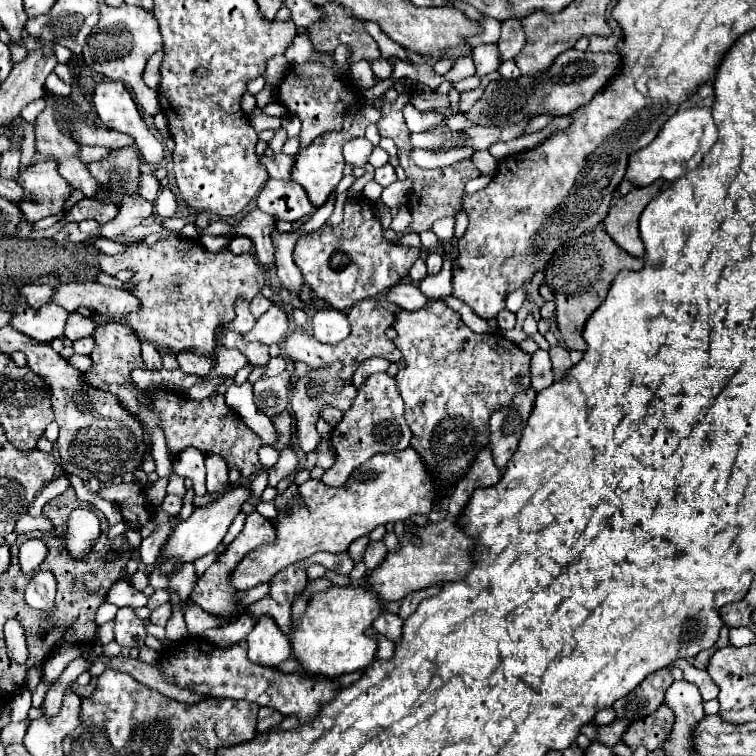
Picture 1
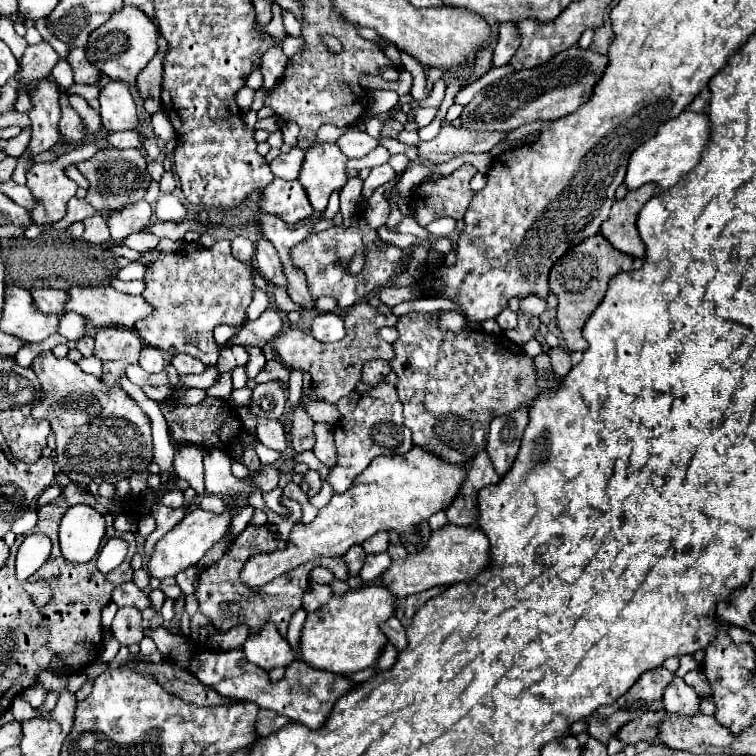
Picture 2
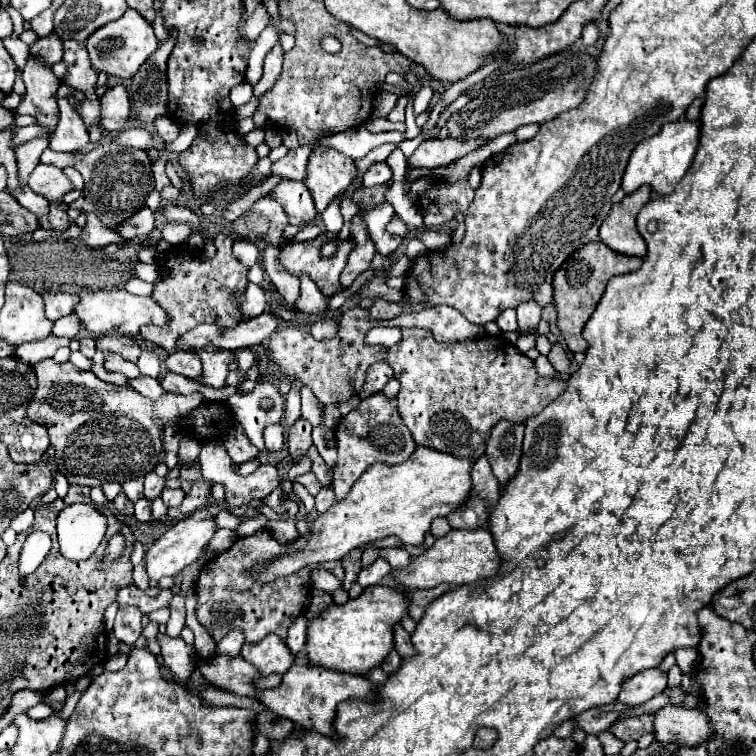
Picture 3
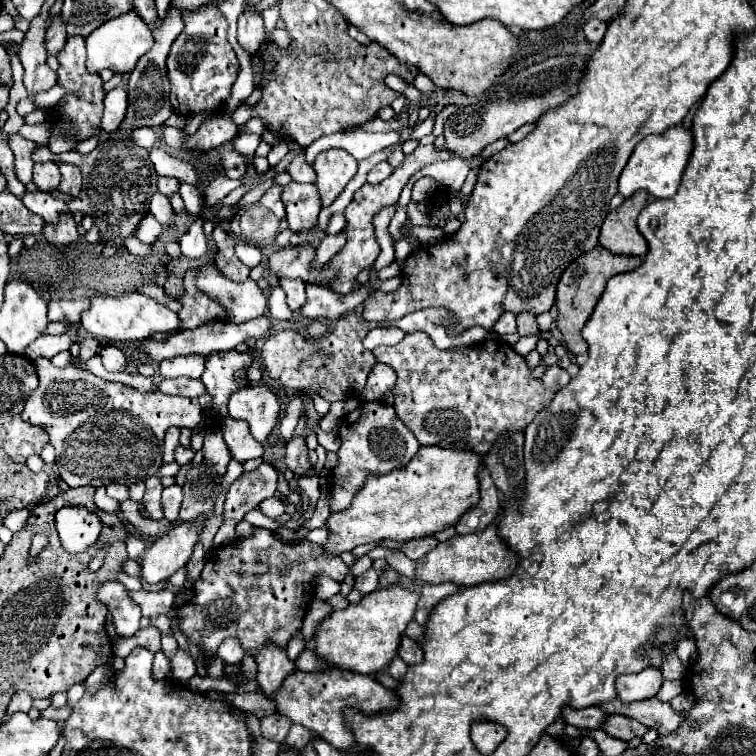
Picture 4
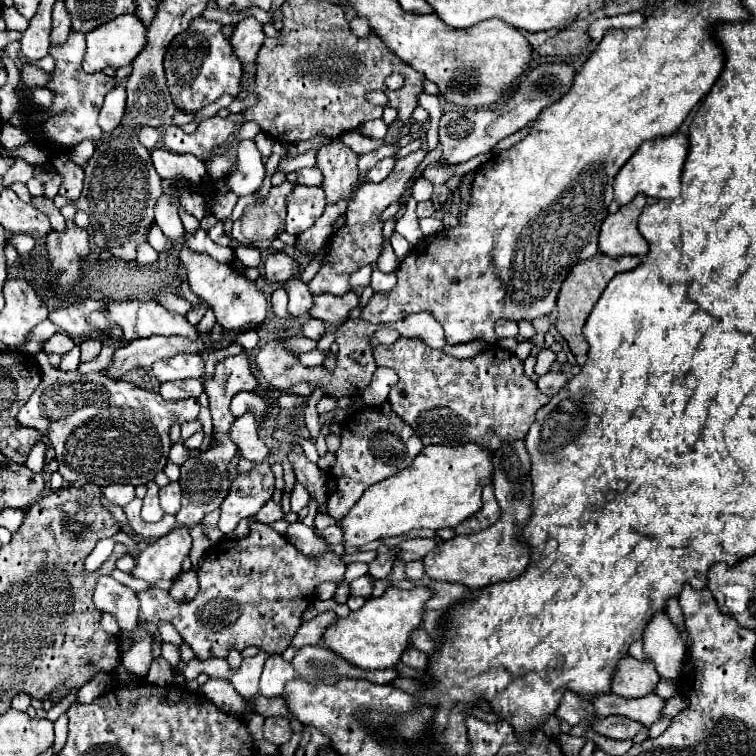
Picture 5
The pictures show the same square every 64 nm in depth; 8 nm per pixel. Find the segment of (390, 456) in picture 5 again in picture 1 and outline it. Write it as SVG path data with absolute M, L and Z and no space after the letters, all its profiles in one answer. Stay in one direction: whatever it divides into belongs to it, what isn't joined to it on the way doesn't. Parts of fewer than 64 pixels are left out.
M386 372L370 376L364 388L358 388L358 396L348 412L344 412L340 424L332 430L332 446L336 450L336 462L332 468L328 468L322 476L322 482L326 486L340 488L346 484L350 474L360 468L366 460L370 460L376 454L386 452L402 452L410 446L412 432L404 422L404 404L400 398L400 392L396 388L394 378L390 378Z

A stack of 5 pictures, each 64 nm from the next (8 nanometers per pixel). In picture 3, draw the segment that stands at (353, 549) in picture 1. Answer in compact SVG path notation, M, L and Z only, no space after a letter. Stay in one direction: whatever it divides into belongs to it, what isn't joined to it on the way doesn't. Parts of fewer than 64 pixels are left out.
M352 550L348 552L348 556L342 558L342 564L344 564L344 570L346 570L346 578L342 582L342 588L344 590L350 590L350 586L356 582L356 576L360 572L360 550Z

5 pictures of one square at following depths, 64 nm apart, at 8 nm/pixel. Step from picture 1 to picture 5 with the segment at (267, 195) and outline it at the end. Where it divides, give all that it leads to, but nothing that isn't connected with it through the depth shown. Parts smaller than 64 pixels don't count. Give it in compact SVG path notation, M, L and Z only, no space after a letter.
M296 184L292 196L288 196L288 216L284 230L288 234L302 234L308 230L326 208L326 196L320 186L300 186Z

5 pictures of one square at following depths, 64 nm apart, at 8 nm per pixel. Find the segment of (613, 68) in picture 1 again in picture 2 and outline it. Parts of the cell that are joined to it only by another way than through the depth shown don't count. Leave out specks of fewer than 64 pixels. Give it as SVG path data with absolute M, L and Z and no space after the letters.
M572 46L536 68L512 72L500 78L498 82L486 86L484 90L480 90L474 96L472 104L464 106L460 122L464 128L470 130L510 132L530 122L538 120L552 122L562 116L568 116L590 98L596 80L602 76L606 68L606 62L608 60L602 54L596 54L592 50L582 50L580 46L578 48Z

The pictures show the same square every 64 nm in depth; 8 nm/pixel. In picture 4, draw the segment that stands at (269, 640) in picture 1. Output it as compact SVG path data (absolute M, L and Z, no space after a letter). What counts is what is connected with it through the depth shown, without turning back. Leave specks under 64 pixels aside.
M266 646L254 650L254 658L258 662L258 684L266 696L272 696L286 676L290 676L296 666L286 658L286 652L278 646Z

